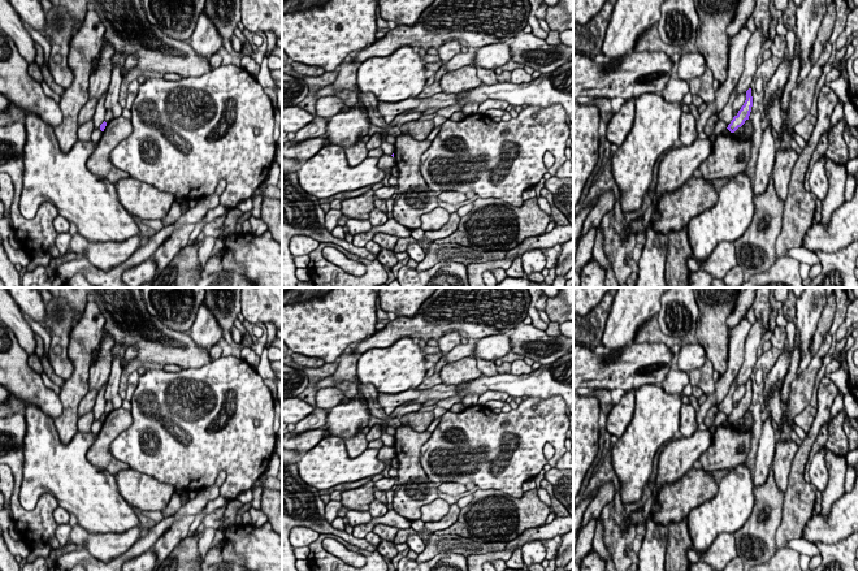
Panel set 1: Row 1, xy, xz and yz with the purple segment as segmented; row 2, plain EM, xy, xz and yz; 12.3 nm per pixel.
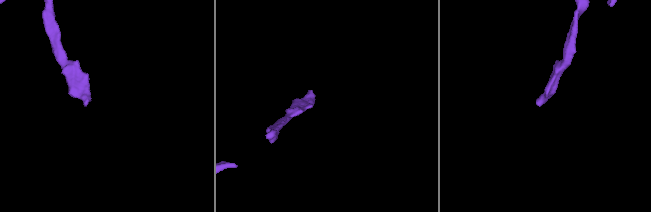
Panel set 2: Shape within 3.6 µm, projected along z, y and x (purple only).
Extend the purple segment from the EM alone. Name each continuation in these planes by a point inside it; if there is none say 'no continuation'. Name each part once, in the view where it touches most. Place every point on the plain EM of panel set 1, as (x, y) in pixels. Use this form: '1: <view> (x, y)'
no continuation

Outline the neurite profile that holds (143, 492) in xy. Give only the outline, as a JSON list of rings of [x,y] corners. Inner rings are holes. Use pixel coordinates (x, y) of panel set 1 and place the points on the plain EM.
[[[122,470],[116,475],[121,497],[133,507],[144,511],[162,511],[176,489],[135,470]]]

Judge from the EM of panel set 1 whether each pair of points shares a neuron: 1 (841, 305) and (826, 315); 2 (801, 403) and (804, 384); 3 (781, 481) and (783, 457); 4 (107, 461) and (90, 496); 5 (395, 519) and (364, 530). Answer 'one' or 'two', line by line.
1: two
2: one
3: one
4: two
5: one

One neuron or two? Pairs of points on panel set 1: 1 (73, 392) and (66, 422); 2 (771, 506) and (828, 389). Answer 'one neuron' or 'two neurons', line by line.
1: one neuron
2: two neurons

